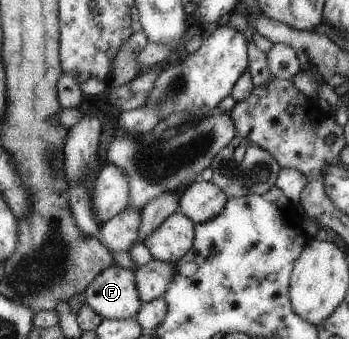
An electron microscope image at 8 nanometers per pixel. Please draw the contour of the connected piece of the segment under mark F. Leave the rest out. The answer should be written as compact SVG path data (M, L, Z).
M114 262L88 283L82 299L96 315L108 319L135 317L141 306L133 271Z

